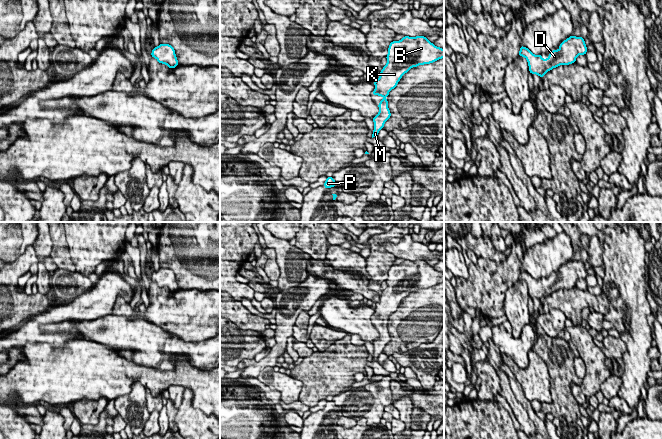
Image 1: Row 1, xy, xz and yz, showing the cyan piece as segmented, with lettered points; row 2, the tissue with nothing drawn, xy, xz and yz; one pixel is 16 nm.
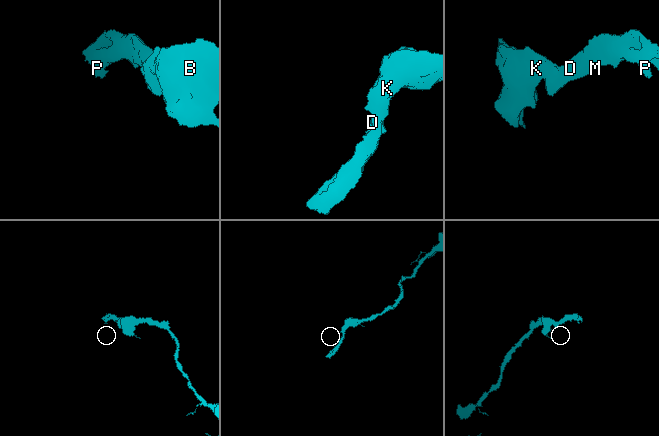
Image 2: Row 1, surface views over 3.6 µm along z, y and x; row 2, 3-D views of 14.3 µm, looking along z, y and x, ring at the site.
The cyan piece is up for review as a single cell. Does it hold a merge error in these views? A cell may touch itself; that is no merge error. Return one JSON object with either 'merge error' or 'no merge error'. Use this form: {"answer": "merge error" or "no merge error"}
{"answer": "no merge error"}

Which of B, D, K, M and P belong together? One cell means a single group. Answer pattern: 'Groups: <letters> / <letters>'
Groups: B D K M P

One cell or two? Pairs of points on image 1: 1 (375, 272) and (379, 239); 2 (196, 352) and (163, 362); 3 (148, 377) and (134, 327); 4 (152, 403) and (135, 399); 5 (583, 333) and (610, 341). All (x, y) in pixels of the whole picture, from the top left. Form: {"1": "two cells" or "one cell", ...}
{"1": "one cell", "2": "one cell", "3": "two cells", "4": "two cells", "5": "two cells"}

